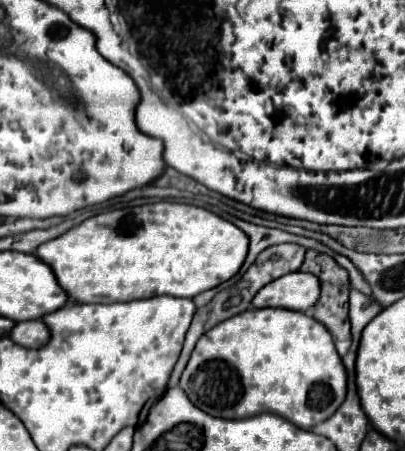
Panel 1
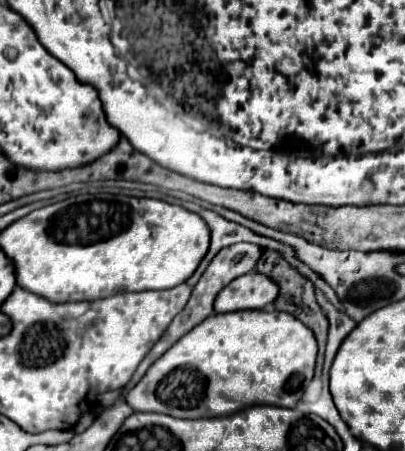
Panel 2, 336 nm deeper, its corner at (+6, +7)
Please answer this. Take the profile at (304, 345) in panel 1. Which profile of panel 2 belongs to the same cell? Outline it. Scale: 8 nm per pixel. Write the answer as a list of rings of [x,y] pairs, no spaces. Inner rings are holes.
[[[233,311],[233,313],[225,313],[225,315],[211,315],[207,317],[201,325],[197,325],[197,329],[193,329],[193,333],[187,333],[185,337],[181,337],[181,341],[177,341],[165,355],[161,355],[143,375],[143,379],[127,393],[127,403],[135,409],[135,411],[153,411],[153,413],[163,413],[163,415],[171,415],[171,417],[179,417],[179,419],[201,419],[201,417],[225,417],[225,415],[233,415],[237,411],[241,411],[243,407],[251,407],[251,405],[277,405],[277,407],[295,407],[297,401],[303,397],[307,385],[313,379],[313,369],[315,369],[315,357],[317,357],[317,341],[313,341],[313,333],[309,333],[309,329],[305,329],[305,325],[301,325],[301,321],[297,321],[295,317],[289,317],[287,313],[281,311]]]

